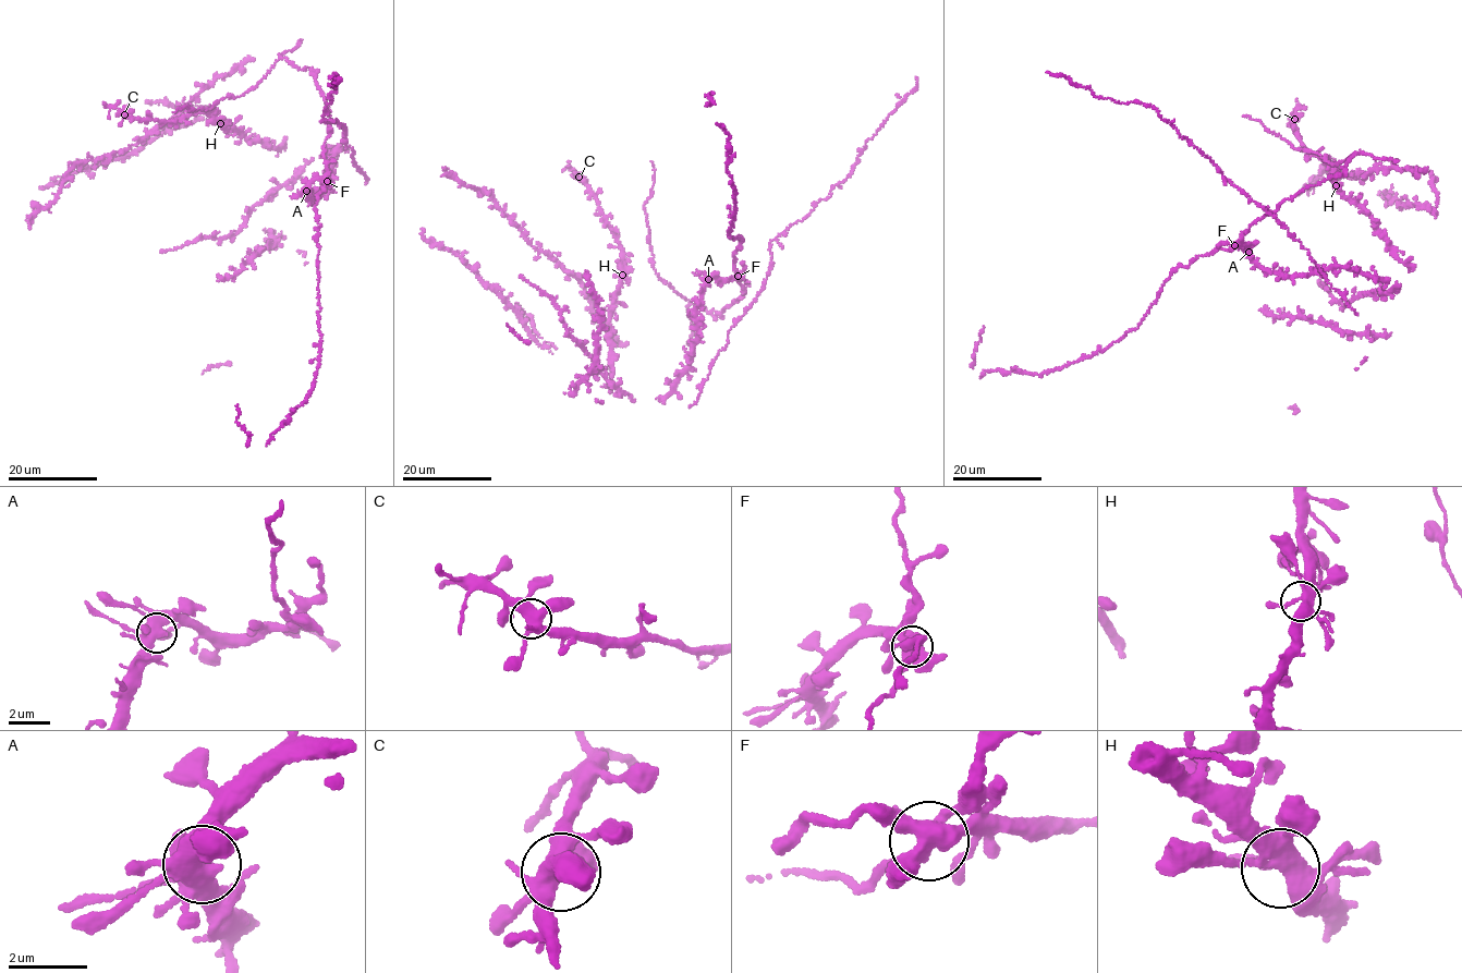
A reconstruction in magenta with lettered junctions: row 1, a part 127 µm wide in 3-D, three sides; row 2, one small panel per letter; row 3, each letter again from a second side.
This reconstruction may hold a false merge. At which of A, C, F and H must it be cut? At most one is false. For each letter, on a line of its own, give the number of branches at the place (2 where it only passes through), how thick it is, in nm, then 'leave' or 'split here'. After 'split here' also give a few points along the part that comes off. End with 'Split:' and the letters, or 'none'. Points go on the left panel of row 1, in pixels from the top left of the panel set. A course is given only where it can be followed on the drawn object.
A: 7 branches meet; 480 nm thick; leave
C: 6 branches meet; 460 nm thick; leave
F: 6 branches meet; 500 nm thick; split here
H: 6 branches meet; 400 nm thick; leave
Split: F

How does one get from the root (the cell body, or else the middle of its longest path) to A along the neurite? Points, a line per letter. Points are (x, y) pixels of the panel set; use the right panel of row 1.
A: (1242, 234), (1241, 242), (1247, 244), (1249, 252)

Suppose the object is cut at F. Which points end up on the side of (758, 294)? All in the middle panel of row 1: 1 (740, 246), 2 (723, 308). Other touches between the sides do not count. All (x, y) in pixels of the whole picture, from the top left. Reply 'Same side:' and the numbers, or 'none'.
Same side: none

